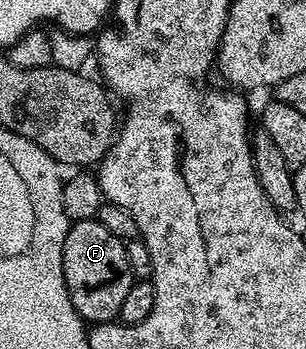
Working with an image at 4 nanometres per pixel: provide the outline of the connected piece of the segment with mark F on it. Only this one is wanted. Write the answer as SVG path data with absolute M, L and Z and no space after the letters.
M97 218L78 220L70 223L69 233L63 242L63 278L67 282L67 290L75 310L81 319L90 325L107 324L116 321L121 315L121 307L127 299L127 290L135 282L131 262L127 262L126 241L115 237Z

